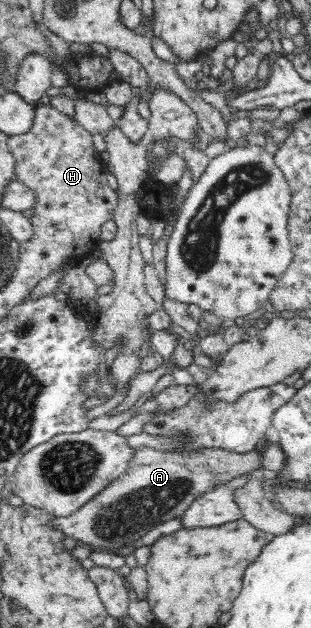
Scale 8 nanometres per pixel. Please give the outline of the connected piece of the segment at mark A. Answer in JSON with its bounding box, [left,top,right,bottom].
[47,443,284,554]

